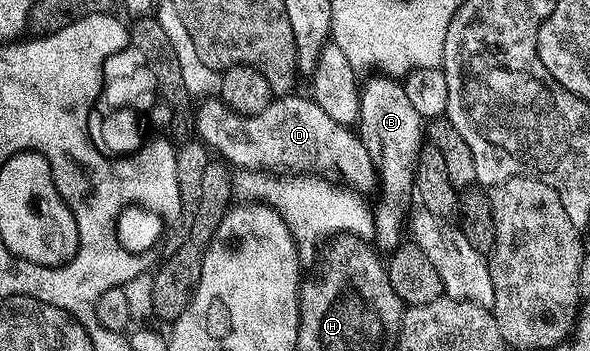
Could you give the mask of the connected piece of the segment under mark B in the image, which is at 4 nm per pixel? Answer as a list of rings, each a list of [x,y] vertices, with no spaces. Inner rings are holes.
[[[373,77],[363,82],[360,90],[360,119],[358,136],[361,143],[370,151],[370,159],[376,168],[376,180],[380,198],[374,201],[374,245],[380,251],[393,251],[399,248],[406,237],[406,222],[414,205],[414,171],[418,155],[426,144],[426,125],[414,111],[410,98],[406,95],[399,80]]]

